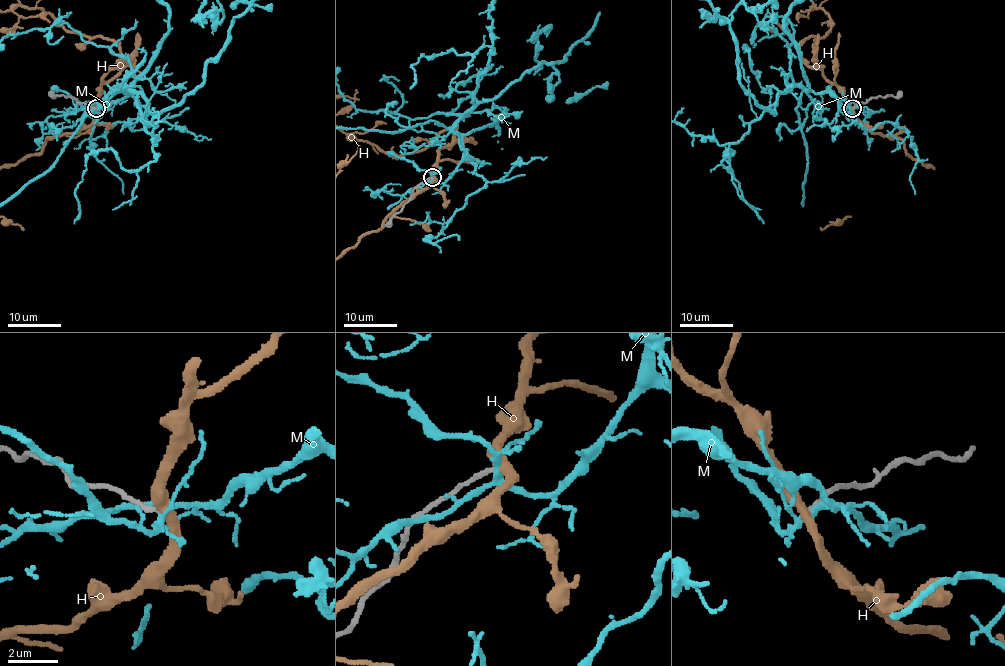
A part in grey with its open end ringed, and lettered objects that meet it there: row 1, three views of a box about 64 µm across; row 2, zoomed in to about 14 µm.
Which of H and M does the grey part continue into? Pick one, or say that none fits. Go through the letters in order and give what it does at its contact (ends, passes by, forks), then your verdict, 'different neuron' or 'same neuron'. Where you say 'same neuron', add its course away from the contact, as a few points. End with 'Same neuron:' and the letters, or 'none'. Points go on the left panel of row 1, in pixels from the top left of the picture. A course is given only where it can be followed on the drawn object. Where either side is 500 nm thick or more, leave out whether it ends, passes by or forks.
H: it passes by; same neuron
M: it forks; different neuron
Same neuron: H

